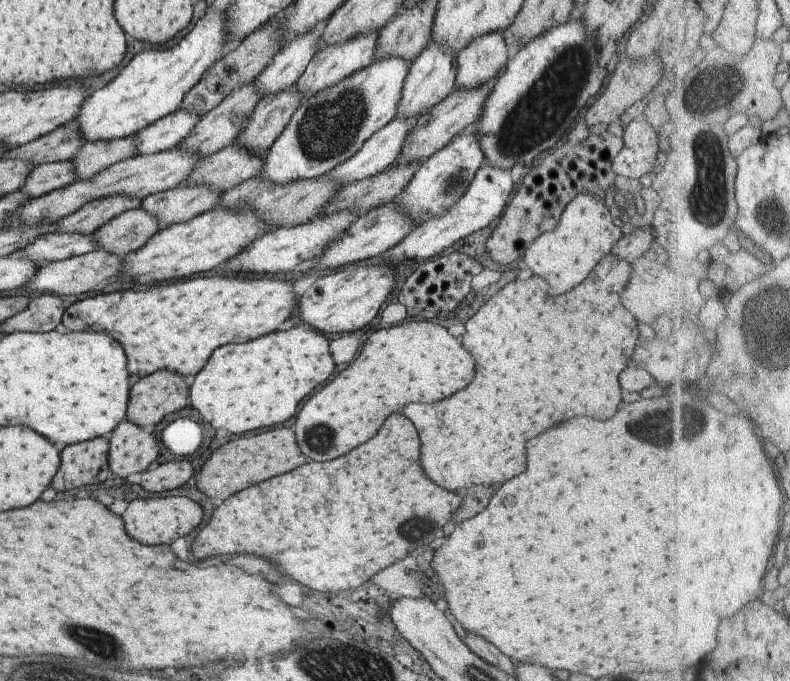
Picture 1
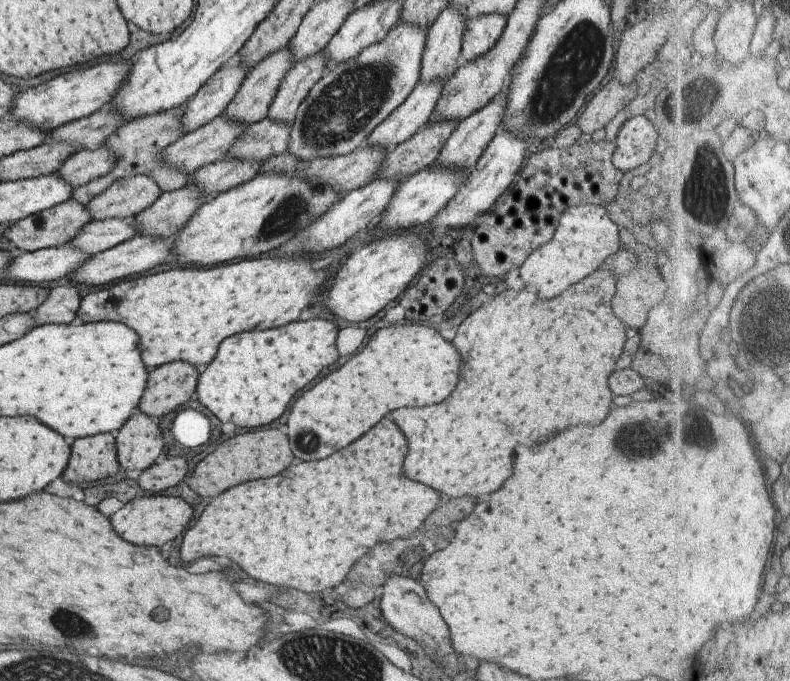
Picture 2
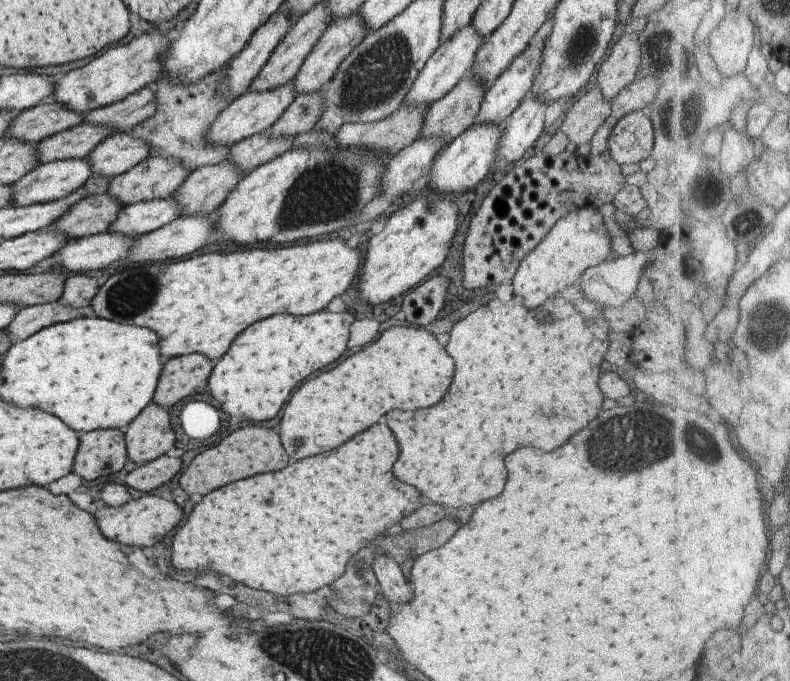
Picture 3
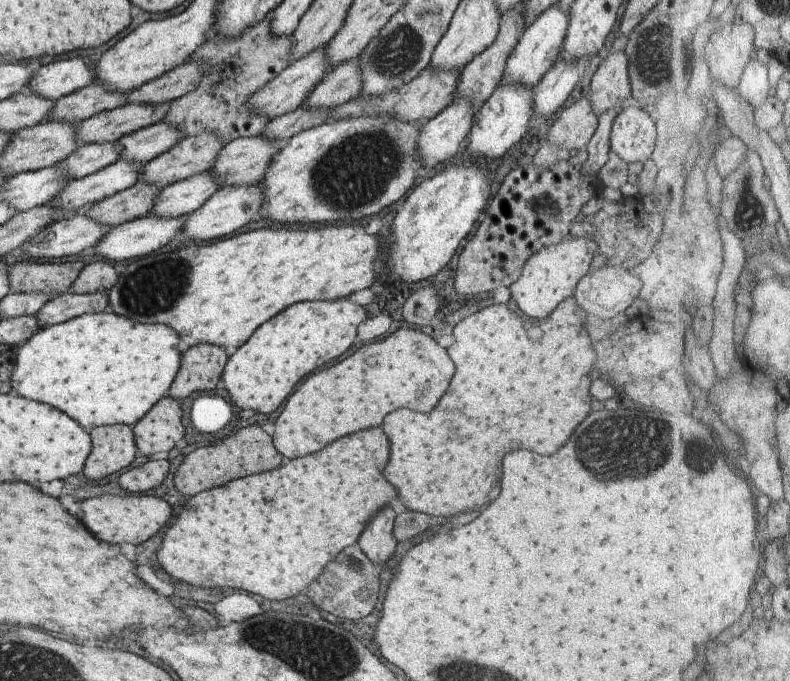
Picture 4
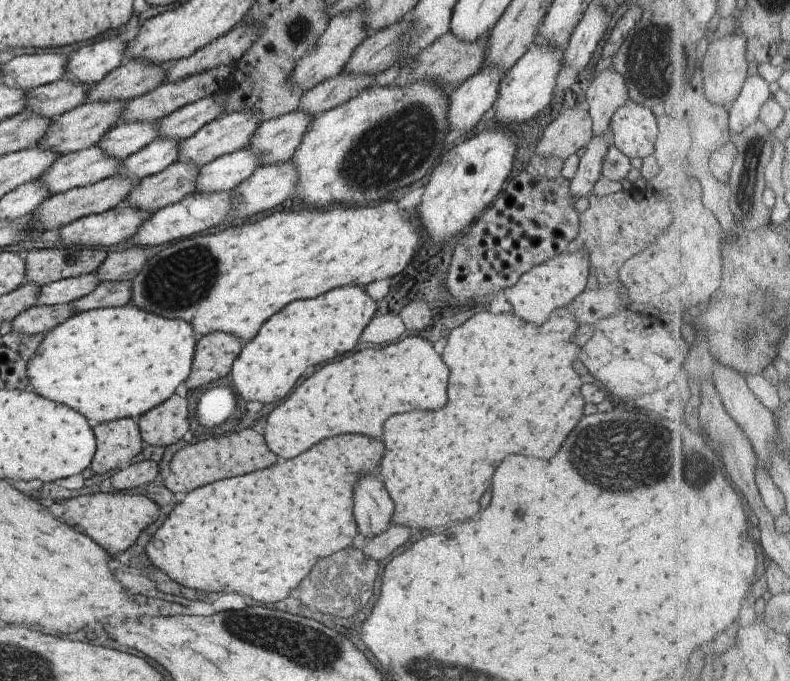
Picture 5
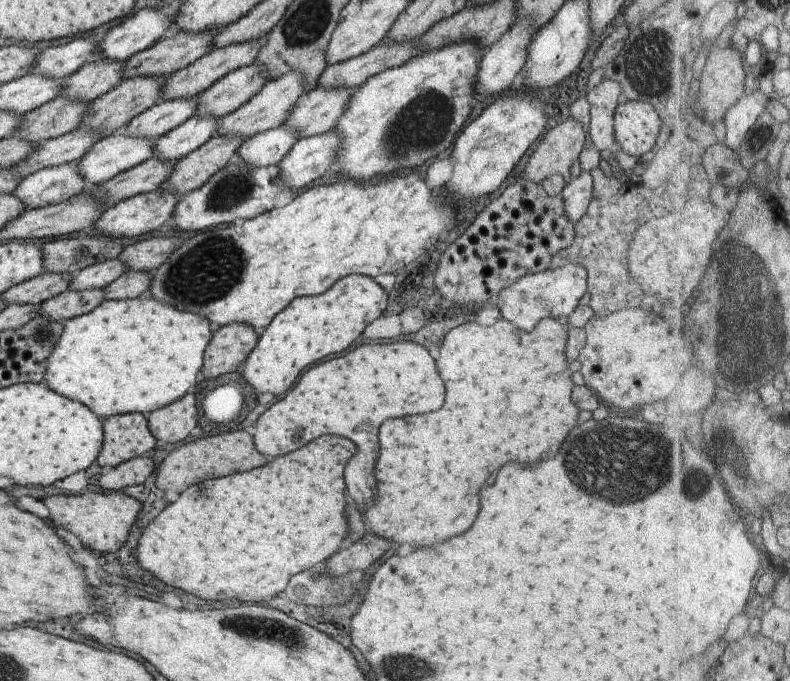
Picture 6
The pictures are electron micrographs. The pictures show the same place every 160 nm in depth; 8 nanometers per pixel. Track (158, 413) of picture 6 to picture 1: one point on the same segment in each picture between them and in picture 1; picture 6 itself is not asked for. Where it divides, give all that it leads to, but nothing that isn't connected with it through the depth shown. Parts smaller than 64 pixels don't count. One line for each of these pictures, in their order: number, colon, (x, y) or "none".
1: (131, 449)
2: (138, 442)
3: (149, 435)
4: (154, 435)
5: (164, 424)

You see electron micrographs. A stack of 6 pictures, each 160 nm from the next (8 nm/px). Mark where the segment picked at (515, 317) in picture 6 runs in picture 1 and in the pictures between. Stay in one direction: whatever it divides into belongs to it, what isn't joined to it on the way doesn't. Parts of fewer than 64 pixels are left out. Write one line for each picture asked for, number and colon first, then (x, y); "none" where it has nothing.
1: (585, 231)
2: (585, 236)
3: (577, 241)
4: (548, 276)
5: (555, 282)

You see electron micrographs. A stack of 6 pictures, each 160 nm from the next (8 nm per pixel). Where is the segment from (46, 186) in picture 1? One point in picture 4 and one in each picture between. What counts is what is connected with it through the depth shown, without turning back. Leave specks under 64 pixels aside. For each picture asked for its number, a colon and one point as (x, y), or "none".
2: (83, 165)
3: (116, 153)
4: (141, 146)

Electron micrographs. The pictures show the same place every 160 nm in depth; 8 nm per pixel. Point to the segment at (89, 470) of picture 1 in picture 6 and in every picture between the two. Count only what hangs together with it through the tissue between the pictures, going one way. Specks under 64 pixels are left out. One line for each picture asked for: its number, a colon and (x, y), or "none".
2: (91, 458)
3: (101, 452)
4: (112, 448)
5: (118, 441)
6: (126, 436)

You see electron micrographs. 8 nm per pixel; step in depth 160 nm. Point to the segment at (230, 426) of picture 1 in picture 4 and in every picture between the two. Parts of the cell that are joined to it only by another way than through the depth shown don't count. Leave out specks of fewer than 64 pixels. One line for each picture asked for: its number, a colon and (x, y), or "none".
2: (250, 380)
3: (252, 380)
4: (262, 371)

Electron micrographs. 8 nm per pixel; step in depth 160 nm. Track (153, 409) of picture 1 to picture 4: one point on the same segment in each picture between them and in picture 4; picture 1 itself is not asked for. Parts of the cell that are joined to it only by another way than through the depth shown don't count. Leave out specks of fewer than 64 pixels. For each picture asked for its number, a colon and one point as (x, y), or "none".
2: (168, 386)
3: (185, 375)
4: (200, 366)

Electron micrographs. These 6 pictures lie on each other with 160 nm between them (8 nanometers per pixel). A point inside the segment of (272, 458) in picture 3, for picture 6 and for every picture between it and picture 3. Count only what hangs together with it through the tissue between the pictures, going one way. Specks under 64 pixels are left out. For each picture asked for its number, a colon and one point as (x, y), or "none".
4: (250, 449)
5: (192, 466)
6: (207, 458)

